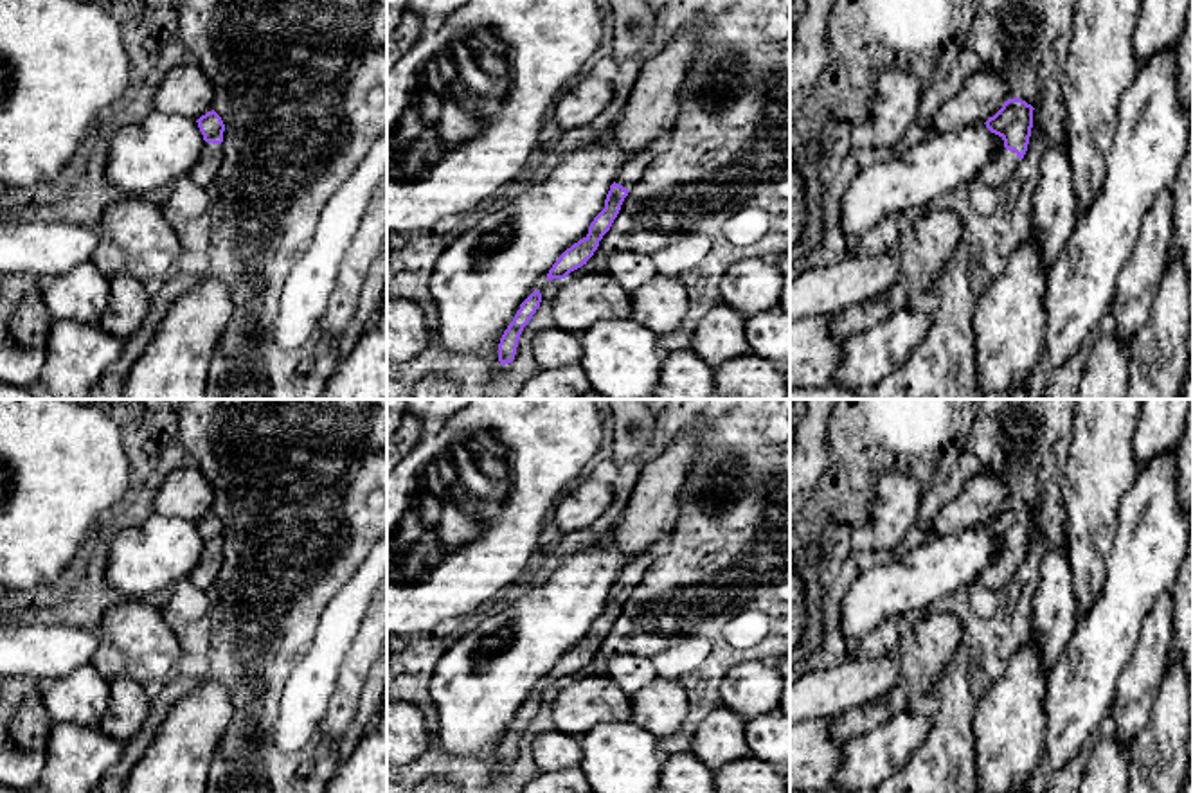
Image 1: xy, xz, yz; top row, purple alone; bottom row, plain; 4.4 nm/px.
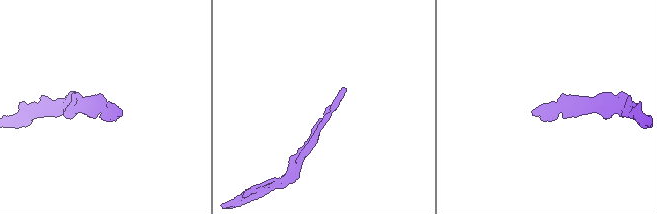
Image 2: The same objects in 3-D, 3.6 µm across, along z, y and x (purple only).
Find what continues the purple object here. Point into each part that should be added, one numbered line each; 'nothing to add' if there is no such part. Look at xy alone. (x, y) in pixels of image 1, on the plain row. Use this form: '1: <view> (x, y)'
1: xy (207, 570)

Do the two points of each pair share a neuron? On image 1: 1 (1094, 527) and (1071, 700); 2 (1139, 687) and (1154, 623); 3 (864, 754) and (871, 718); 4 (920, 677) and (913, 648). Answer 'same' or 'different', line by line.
1: different
2: same
3: different
4: same

